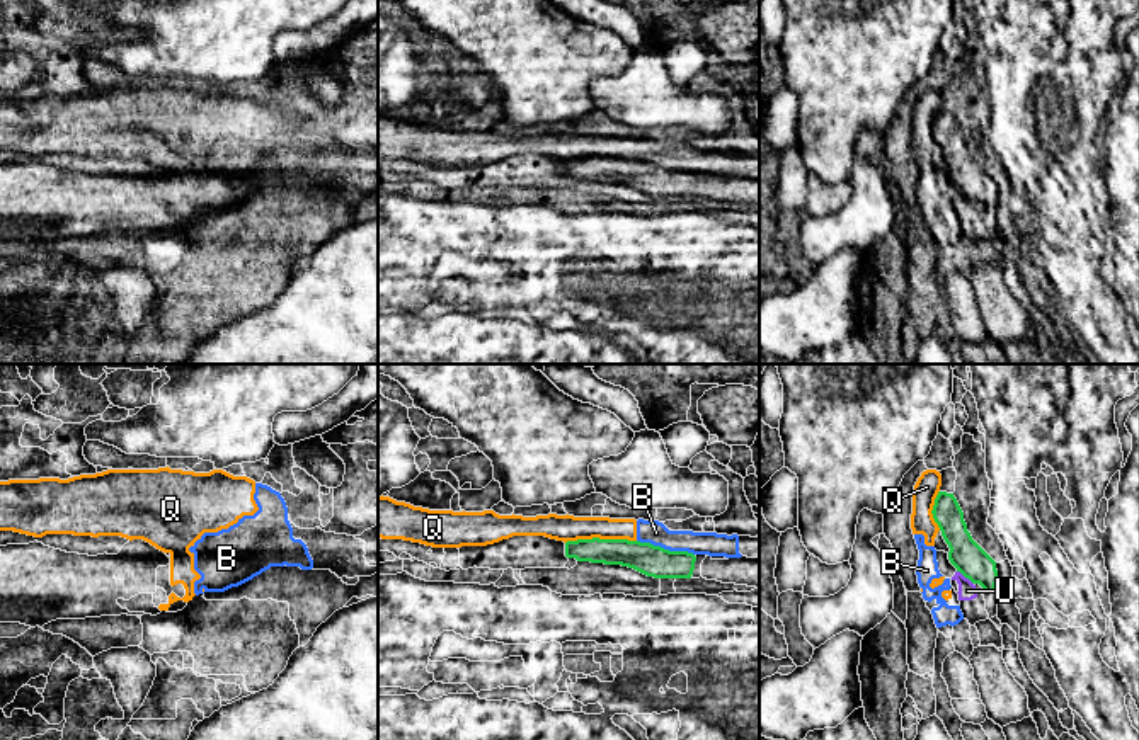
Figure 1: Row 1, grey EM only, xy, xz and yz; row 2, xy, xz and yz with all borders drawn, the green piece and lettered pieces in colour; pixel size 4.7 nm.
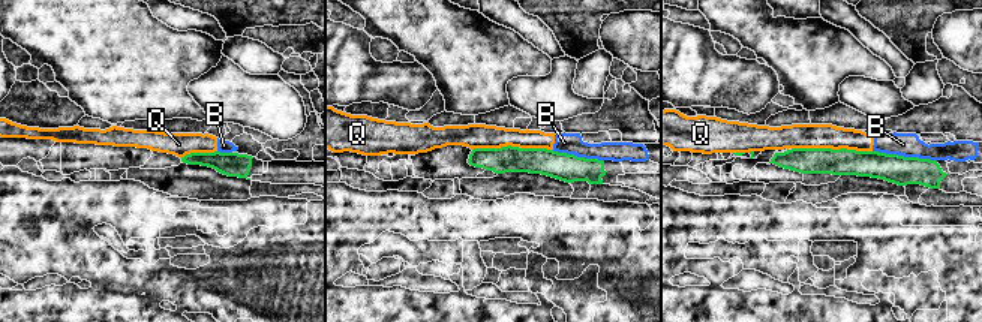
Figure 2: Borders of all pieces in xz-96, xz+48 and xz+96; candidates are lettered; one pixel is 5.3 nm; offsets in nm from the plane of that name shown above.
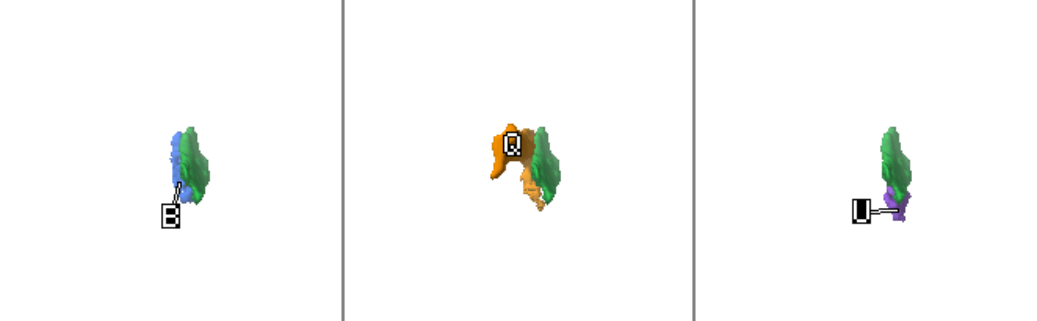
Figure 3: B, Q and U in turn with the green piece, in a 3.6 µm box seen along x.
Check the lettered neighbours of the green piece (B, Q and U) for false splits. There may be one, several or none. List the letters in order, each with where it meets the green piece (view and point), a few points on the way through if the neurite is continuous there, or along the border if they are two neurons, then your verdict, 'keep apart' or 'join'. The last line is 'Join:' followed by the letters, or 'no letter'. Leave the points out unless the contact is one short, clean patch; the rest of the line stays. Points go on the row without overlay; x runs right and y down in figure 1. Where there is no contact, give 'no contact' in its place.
B: meets green in xz at (666, 169); border along xz (637, 159), (669, 169), (686, 169), (693, 174); keep apart
Q: meets green in xz at (600, 159); keep apart
U: meets green in yz at (966, 196); keep apart
Join: no letter

